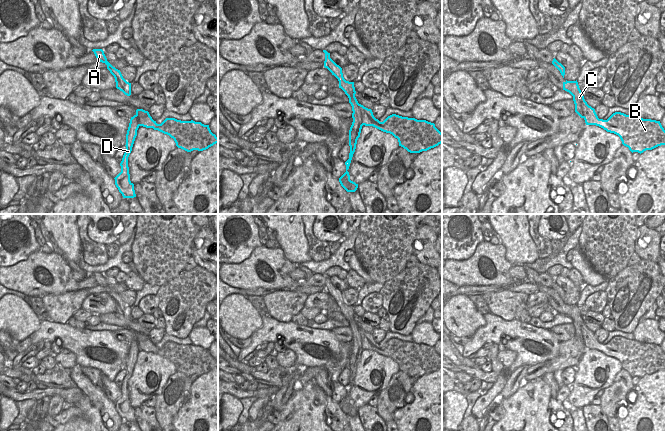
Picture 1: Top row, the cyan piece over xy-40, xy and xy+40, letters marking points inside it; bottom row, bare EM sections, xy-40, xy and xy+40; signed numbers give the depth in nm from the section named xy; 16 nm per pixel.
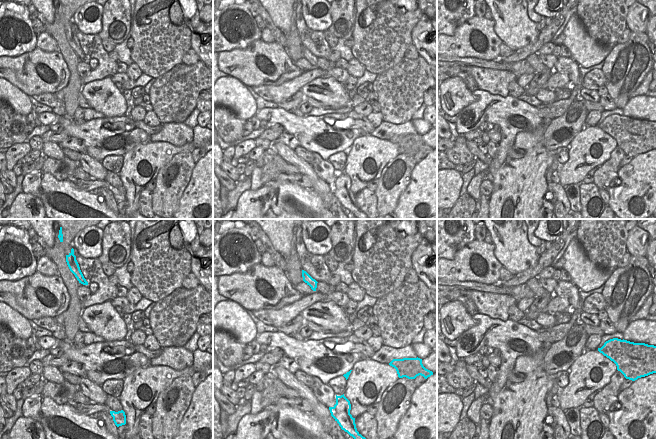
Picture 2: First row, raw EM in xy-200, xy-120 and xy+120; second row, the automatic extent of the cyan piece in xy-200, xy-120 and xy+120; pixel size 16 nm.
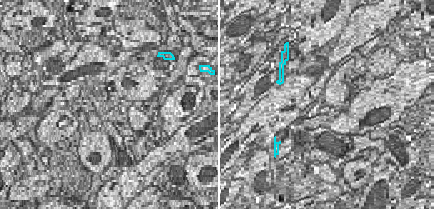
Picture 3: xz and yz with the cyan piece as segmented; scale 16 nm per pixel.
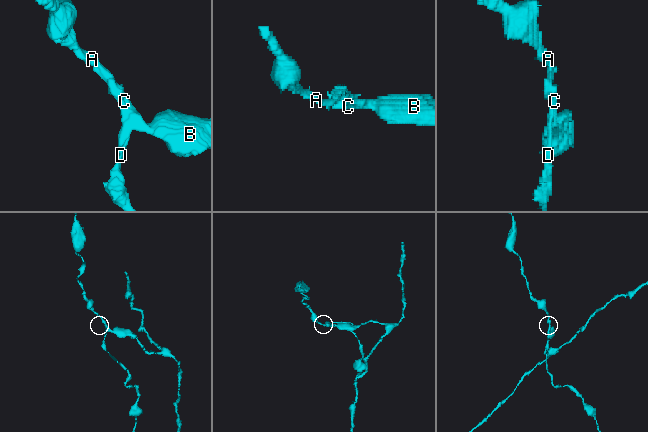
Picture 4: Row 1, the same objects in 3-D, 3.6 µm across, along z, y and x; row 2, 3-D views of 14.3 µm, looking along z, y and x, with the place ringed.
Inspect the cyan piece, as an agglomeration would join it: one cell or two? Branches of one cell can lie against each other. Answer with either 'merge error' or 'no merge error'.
merge error

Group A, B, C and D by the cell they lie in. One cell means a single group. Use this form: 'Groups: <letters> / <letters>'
Groups: A C D / B.

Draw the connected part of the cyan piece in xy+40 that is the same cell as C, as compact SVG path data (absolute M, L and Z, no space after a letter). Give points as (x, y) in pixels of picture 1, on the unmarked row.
M565 305L563 306L563 314L569 316L573 320L573 325L575 328L575 336L584 342L584 337L582 333L582 327L585 326L584 320L579 312L578 306L576 305Z

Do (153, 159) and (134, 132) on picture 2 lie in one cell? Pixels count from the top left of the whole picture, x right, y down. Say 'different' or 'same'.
different

